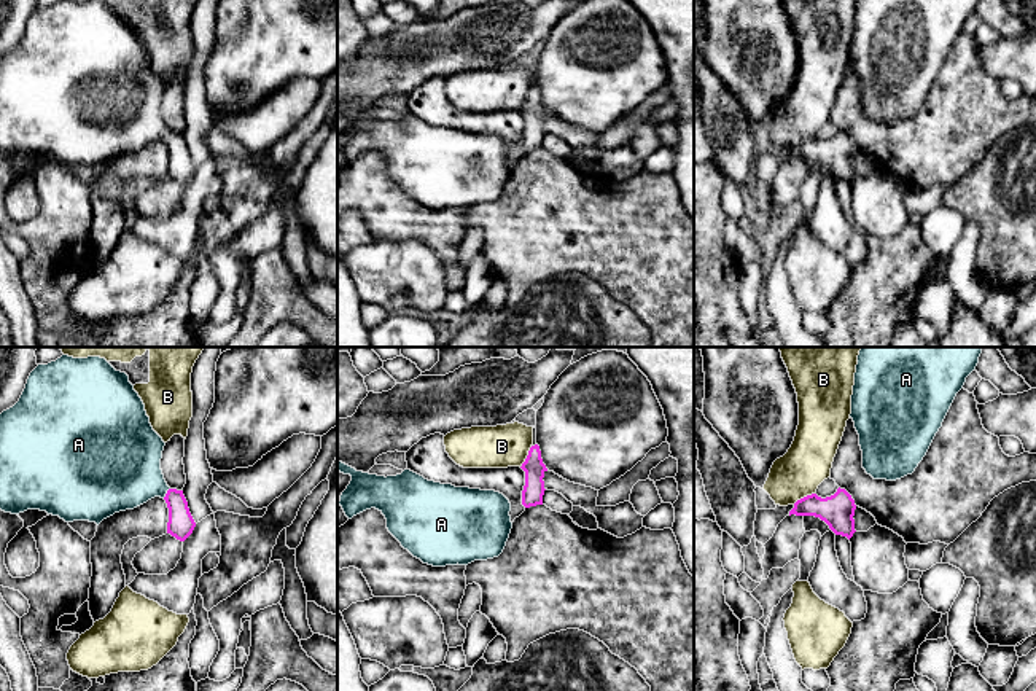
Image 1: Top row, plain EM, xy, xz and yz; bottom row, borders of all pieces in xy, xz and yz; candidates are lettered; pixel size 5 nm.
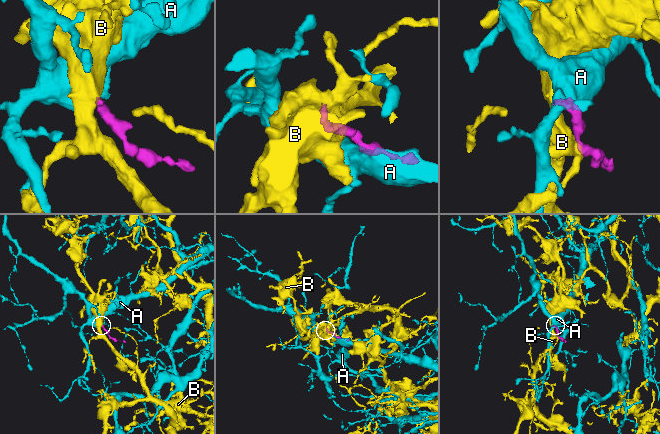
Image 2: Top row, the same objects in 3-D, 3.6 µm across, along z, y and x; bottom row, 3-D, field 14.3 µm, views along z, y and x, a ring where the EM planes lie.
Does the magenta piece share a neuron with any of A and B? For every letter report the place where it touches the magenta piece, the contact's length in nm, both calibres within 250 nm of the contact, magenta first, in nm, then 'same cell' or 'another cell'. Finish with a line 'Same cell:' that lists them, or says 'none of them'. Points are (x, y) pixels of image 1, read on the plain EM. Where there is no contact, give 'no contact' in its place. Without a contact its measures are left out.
A: contact xy (167, 136); length 70 nm; calibres 130 and 380 nm; same cell
B: contact yz (804, 140); length 130 nm; calibres 170 and 240 nm; another cell
Same cell: A

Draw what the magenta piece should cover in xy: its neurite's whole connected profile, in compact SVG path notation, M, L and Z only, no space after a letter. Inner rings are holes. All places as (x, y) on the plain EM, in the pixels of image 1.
M60 0L38 8L19 45L0 57L0 153L40 153L65 166L99 169L115 156L161 140L169 151L167 177L185 185L196 166L183 134L170 132L164 123L164 89L129 19L105 2Z

